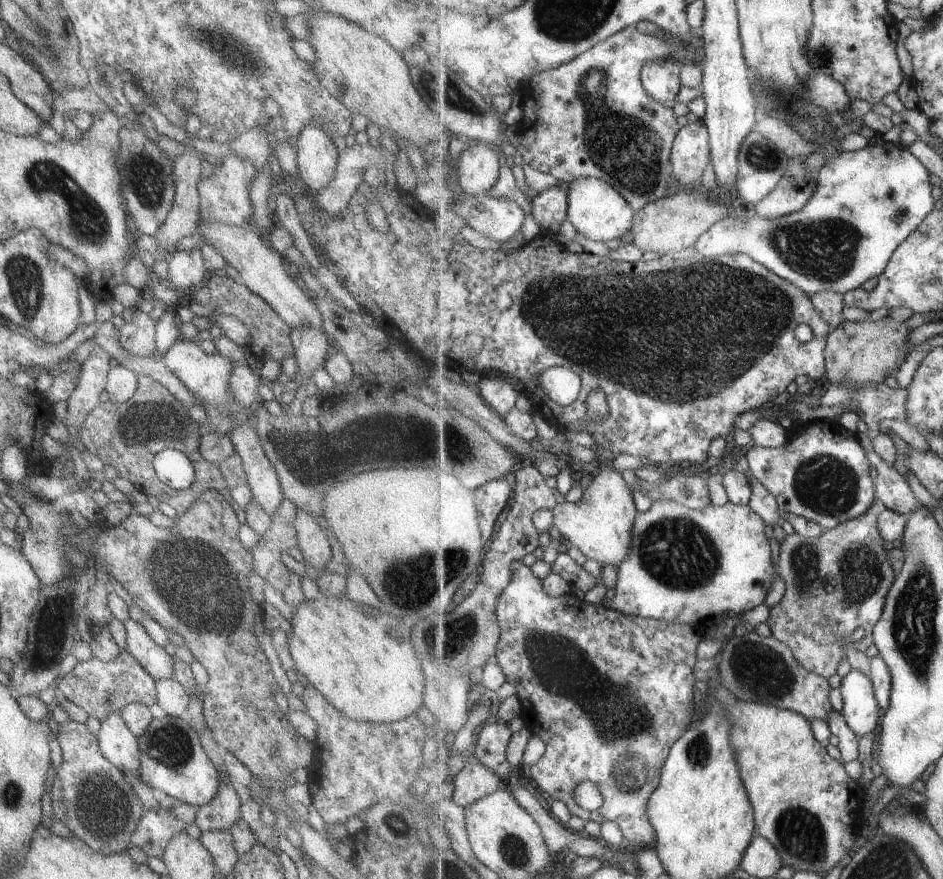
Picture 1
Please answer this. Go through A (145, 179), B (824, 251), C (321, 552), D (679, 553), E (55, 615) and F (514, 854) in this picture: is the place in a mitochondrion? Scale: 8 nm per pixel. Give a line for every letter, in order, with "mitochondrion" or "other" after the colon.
A: mitochondrion
B: mitochondrion
C: other
D: mitochondrion
E: mitochondrion
F: mitochondrion

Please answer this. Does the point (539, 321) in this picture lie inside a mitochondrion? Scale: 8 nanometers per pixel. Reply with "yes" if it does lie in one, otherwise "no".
yes

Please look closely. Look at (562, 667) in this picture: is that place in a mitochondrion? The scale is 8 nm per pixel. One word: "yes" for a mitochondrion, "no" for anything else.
yes

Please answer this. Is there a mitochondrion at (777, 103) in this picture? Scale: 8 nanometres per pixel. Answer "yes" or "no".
yes

